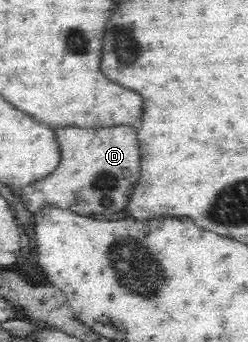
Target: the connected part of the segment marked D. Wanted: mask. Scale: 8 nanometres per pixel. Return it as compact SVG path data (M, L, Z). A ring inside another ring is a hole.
M137 126L91 129L59 127L54 132L61 149L57 169L16 192L25 209L32 213L33 219L45 207L71 209L72 212L85 216L119 212L127 203L127 193L133 193L133 187L140 178ZM79 163L83 165L79 167Z

